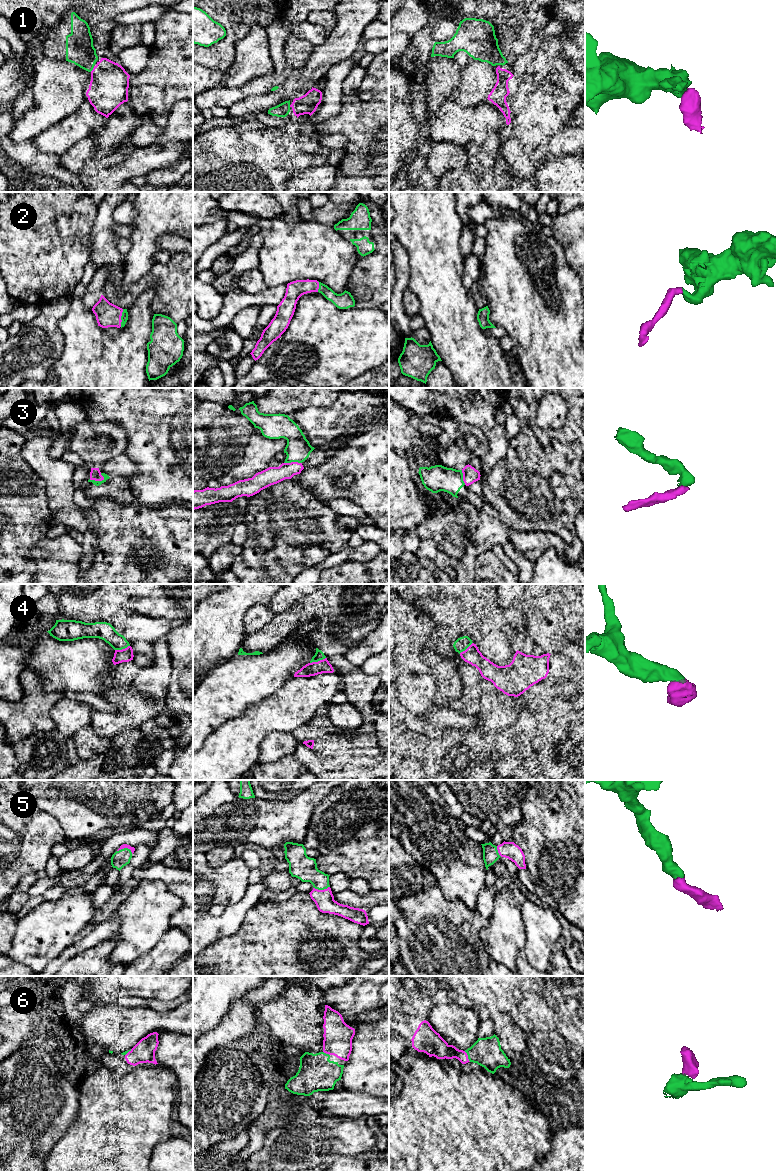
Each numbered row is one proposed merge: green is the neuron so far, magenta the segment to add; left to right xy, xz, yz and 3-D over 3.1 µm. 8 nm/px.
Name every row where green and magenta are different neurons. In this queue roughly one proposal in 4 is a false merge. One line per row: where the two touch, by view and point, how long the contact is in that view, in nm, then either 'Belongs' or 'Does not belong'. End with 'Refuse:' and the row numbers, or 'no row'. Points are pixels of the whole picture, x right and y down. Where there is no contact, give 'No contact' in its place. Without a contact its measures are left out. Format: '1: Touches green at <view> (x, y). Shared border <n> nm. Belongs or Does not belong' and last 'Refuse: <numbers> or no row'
1: Touches green at xy (92, 69). Shared border 60 nm. Belongs
2: Touches green at xy (121, 318). Shared border 150 nm. Belongs
3: Touches green at xy (96, 481). Shared border 130 nm. Does not belong
4: Touches green at xz (317, 661). Shared border 140 nm. Belongs
5: Touches green at xy (125, 848). Shared border 130 nm. Belongs
6: Touches green at yz (468, 1056). Shared border 100 nm. Belongs
Refuse: 3

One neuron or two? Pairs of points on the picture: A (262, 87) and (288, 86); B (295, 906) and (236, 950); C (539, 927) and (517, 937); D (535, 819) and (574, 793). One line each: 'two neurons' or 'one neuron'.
A: two neurons
B: one neuron
C: two neurons
D: one neuron

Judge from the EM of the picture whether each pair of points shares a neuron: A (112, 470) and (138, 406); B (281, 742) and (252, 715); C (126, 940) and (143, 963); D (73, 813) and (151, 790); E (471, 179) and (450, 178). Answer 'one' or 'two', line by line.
A: two
B: two
C: two
D: one
E: one

